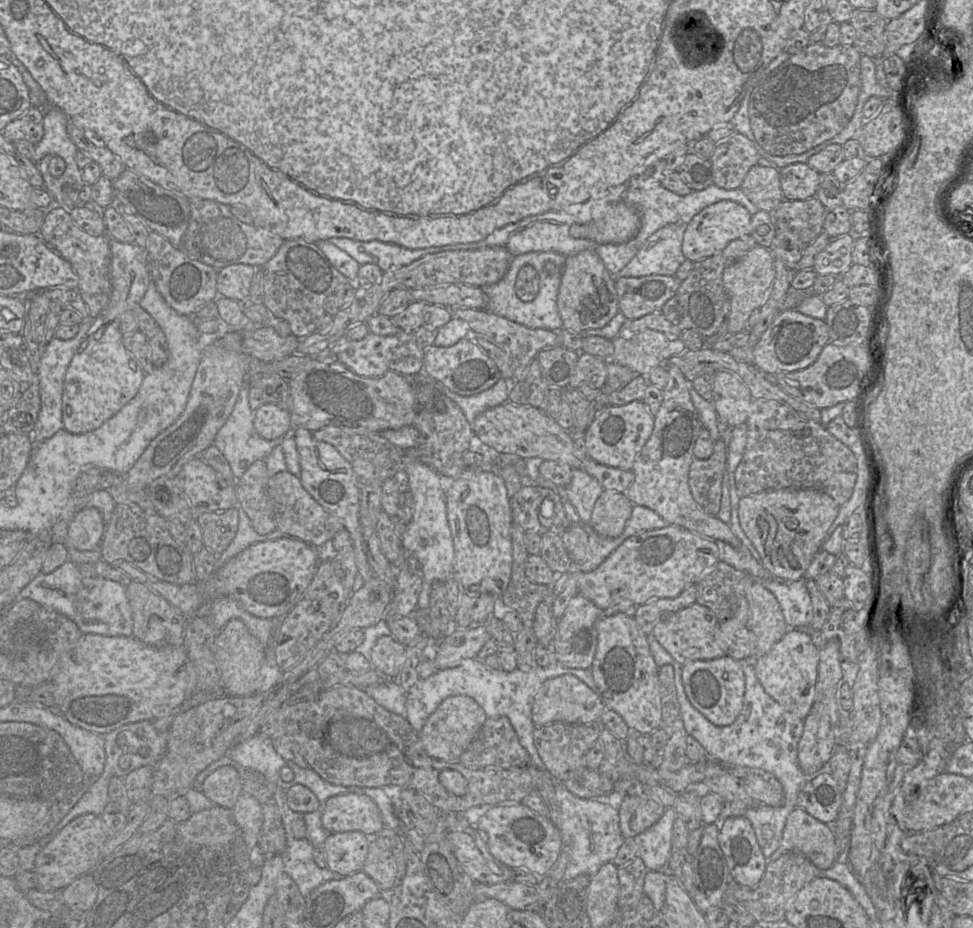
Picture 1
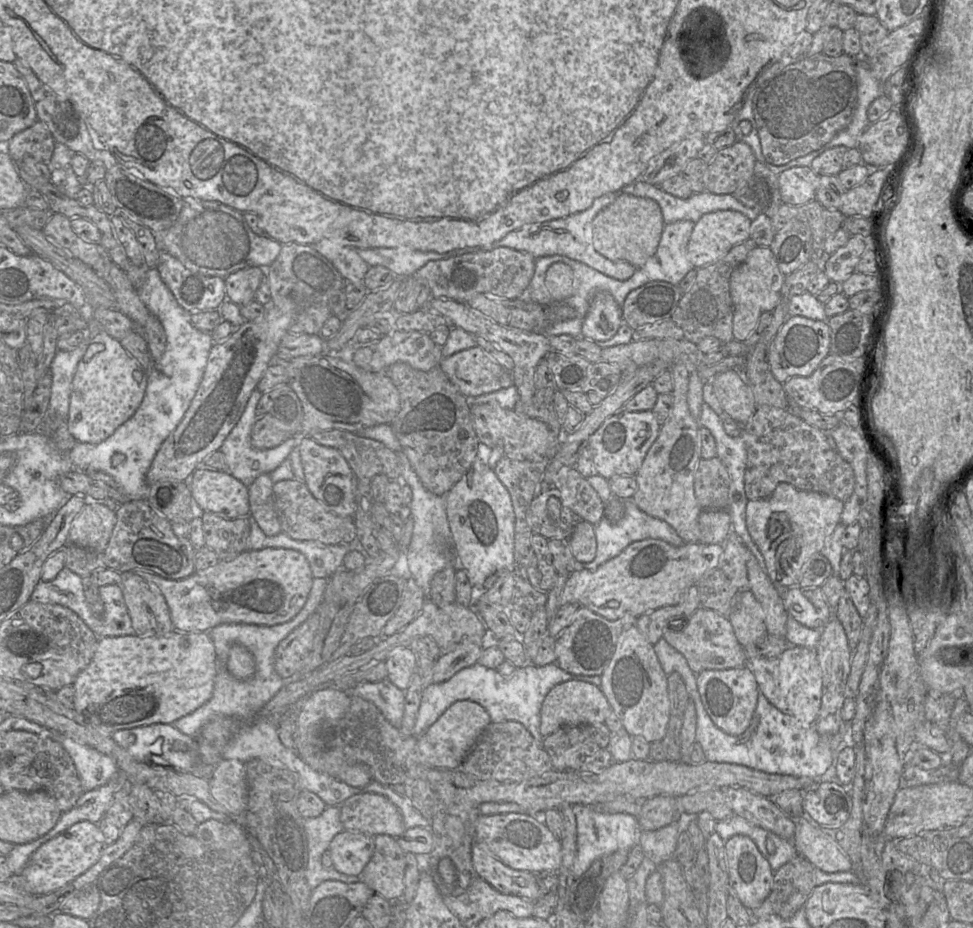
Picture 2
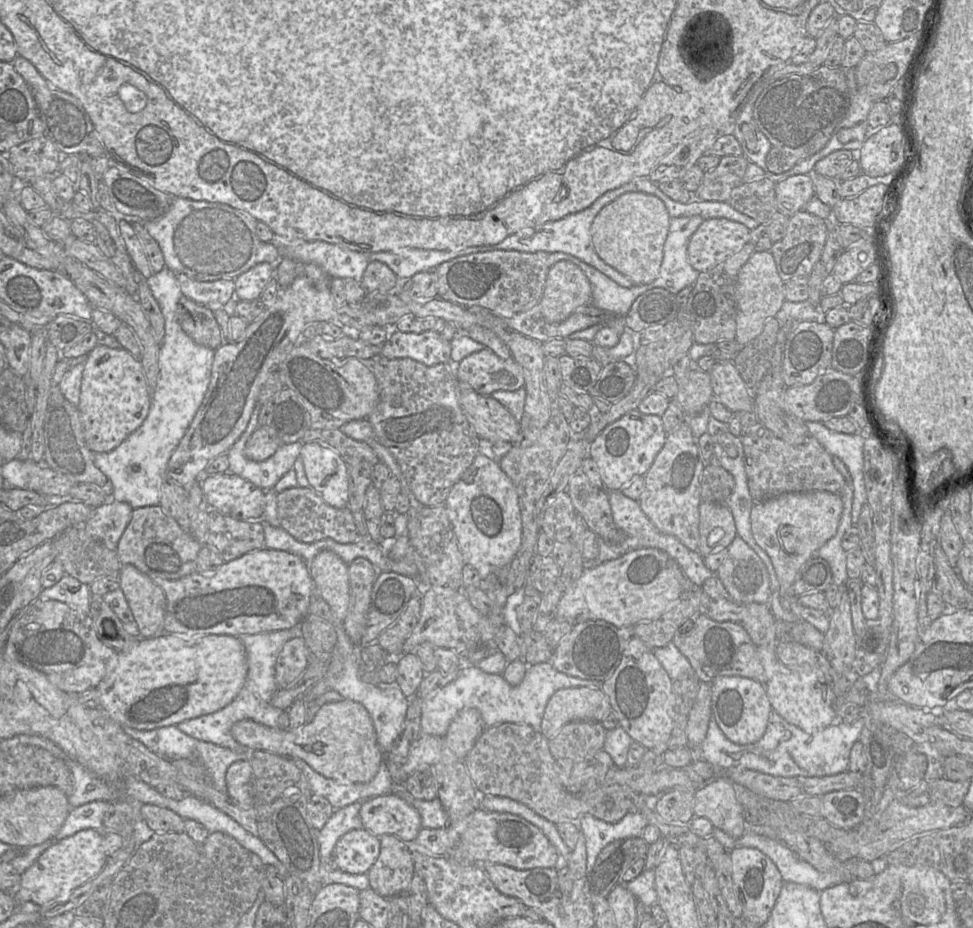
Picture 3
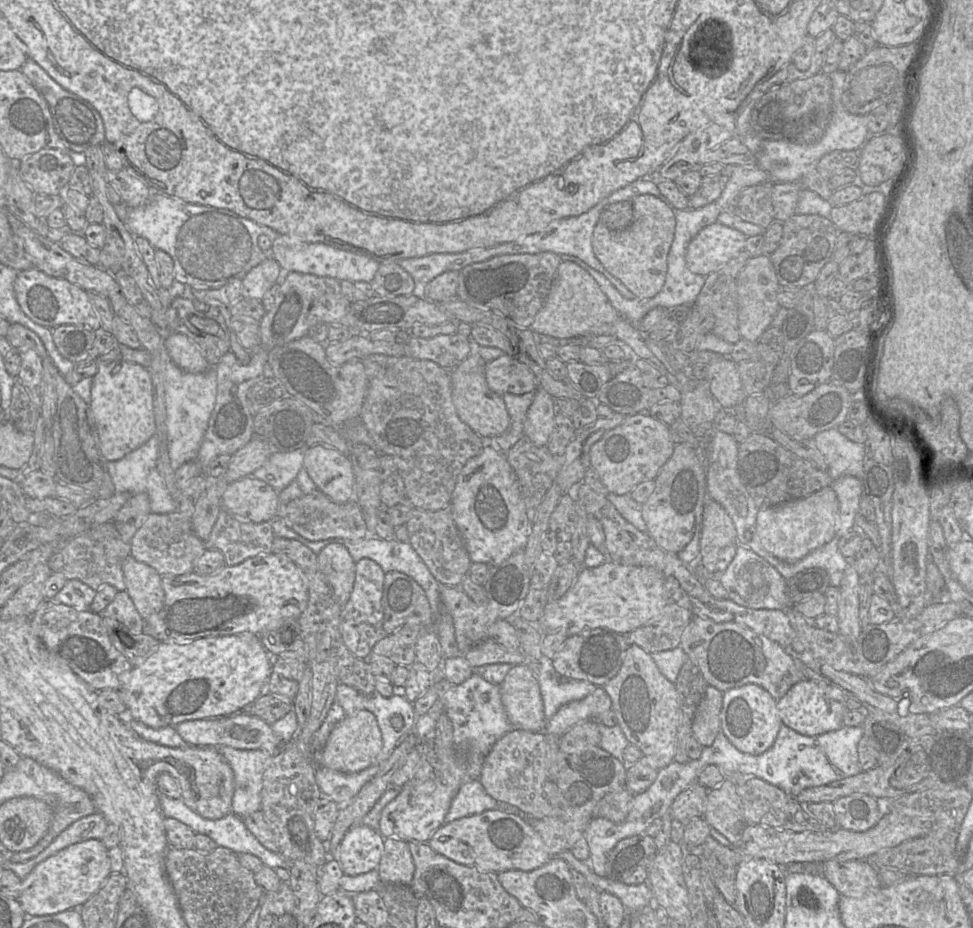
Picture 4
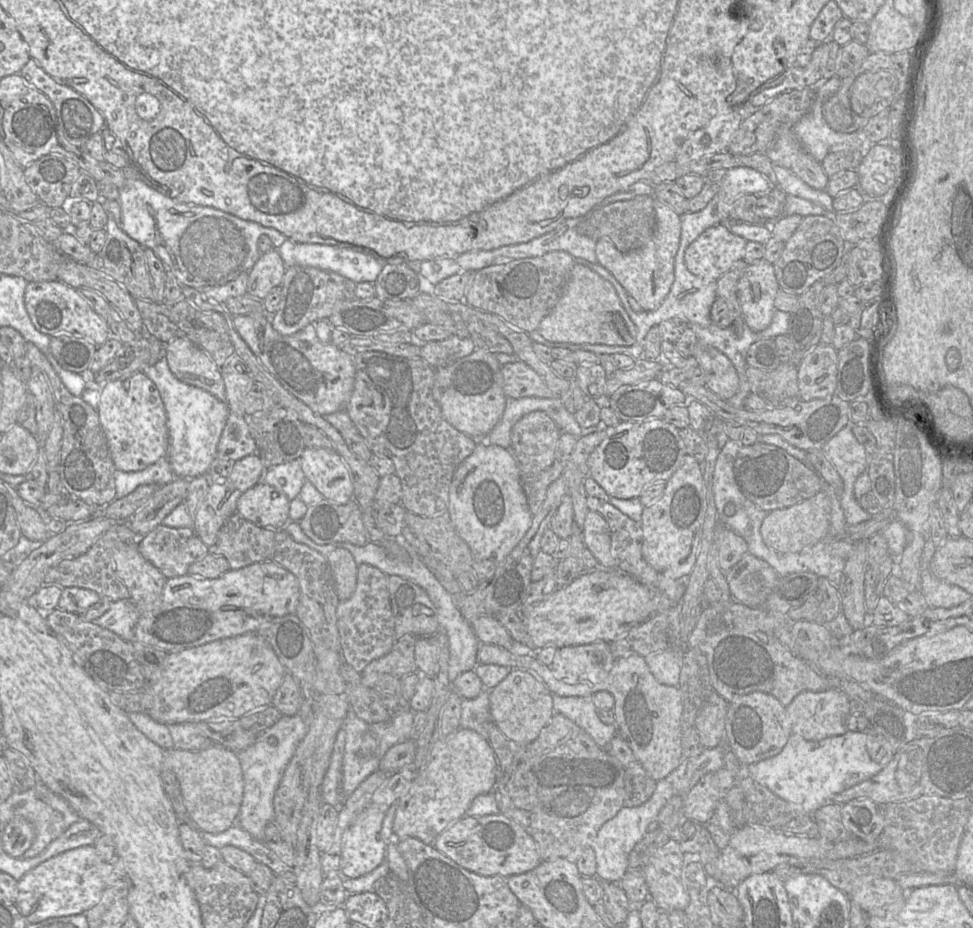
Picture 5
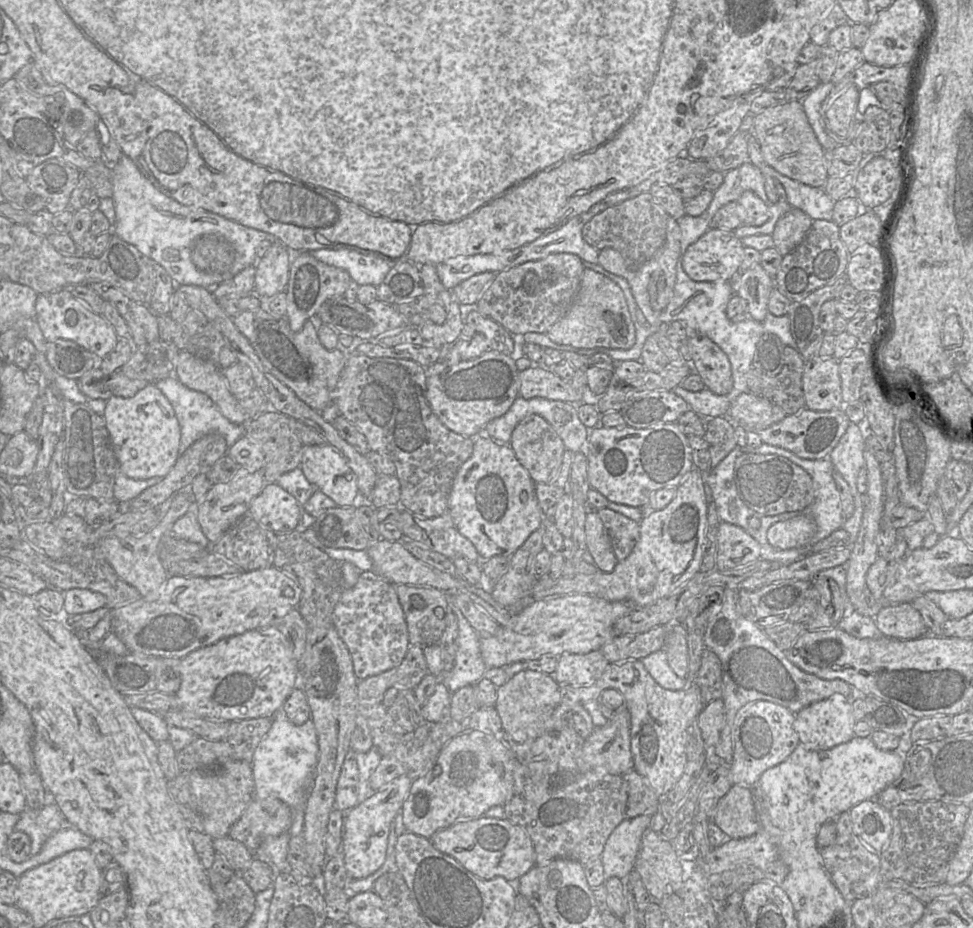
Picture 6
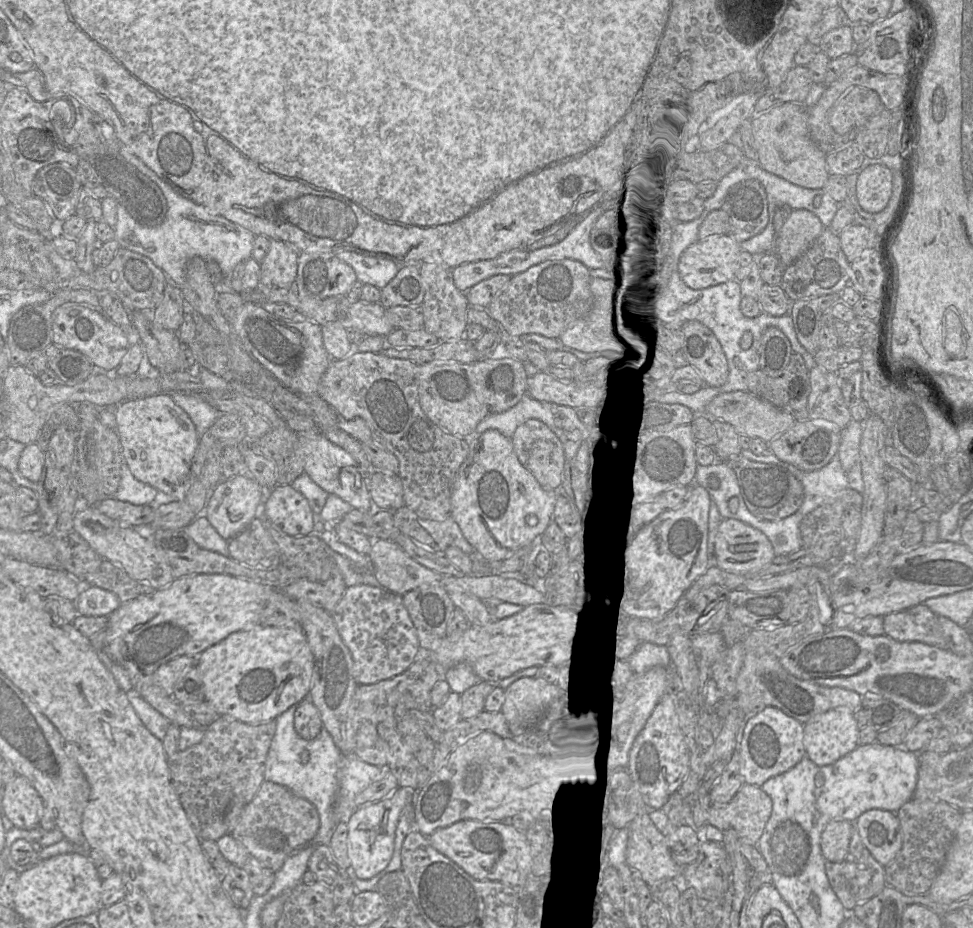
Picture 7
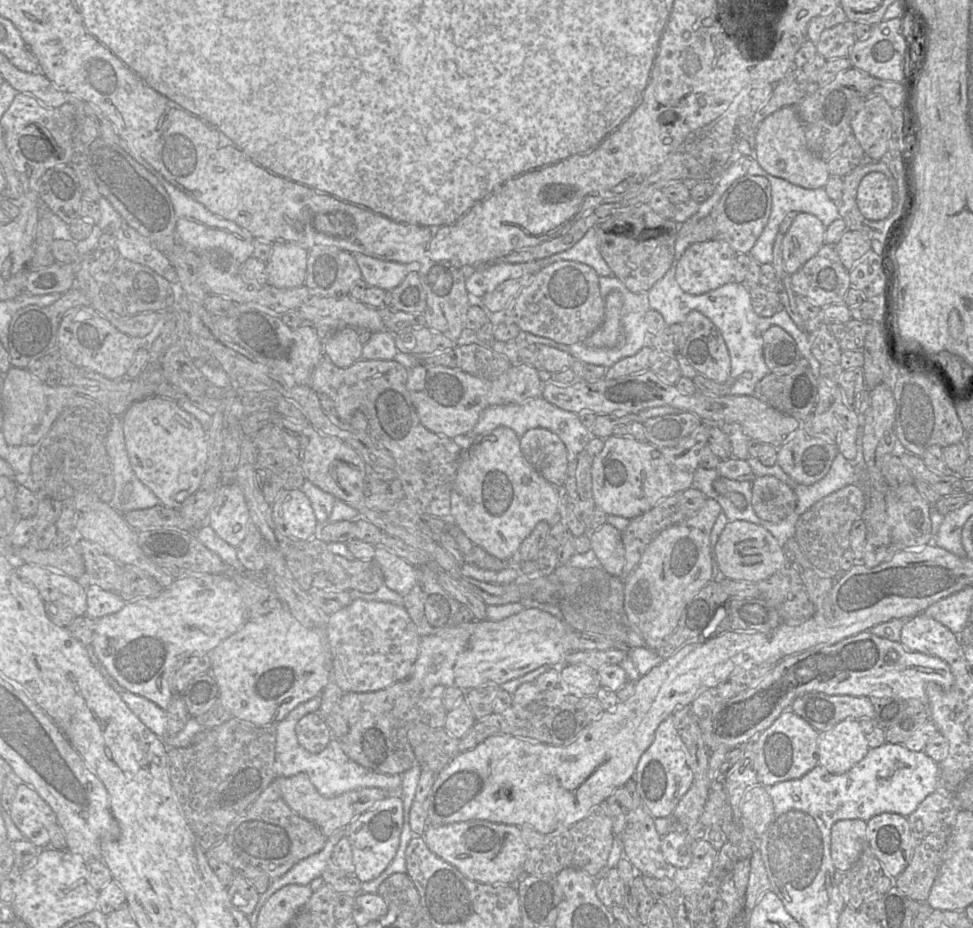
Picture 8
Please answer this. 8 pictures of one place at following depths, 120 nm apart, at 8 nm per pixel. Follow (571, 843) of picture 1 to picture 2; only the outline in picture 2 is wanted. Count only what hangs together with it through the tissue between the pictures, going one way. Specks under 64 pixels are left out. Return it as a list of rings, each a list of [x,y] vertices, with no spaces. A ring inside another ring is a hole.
[[[574,804],[571,806],[576,818],[576,856],[572,866],[572,874],[575,878],[582,875],[592,864],[594,860],[602,855],[611,854],[617,850],[629,850],[634,846],[637,846],[640,841],[640,837],[643,833],[637,818],[634,815],[628,813],[602,813],[597,812],[592,806],[583,804]]]

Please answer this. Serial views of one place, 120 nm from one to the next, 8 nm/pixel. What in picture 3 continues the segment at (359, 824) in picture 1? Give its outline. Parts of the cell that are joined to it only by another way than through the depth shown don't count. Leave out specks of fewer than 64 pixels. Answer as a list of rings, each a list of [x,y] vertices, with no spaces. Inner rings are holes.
[[[385,794],[365,800],[360,817],[363,829],[373,835],[394,835],[405,843],[413,843],[422,829],[416,808],[396,794]]]

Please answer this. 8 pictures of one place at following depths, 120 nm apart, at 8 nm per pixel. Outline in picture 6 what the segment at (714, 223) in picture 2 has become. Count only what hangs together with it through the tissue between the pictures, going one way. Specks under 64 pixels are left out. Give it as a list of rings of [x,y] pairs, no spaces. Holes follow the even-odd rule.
[[[710,228],[688,246],[683,256],[685,273],[696,282],[736,280],[744,245],[734,231]]]

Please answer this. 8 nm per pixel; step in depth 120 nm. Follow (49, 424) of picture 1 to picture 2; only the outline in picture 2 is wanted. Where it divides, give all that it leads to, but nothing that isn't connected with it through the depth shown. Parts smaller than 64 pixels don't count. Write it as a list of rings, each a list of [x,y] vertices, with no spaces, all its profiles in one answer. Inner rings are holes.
[[[85,339],[72,351],[58,350],[50,367],[52,387],[46,415],[57,415],[67,421],[72,381],[91,339]]]

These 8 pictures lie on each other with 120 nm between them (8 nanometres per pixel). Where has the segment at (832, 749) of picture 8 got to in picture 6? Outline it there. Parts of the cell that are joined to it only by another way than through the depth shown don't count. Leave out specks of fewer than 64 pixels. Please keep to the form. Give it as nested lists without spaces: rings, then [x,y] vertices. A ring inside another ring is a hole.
[[[840,694],[814,702],[795,714],[793,727],[809,750],[827,750],[854,736],[851,699]]]

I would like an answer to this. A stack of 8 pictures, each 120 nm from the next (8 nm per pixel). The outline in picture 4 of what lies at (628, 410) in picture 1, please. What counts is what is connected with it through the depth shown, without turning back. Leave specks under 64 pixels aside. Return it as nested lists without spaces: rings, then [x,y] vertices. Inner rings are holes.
[[[648,413],[626,416],[617,427],[607,431],[590,449],[590,466],[596,471],[608,492],[630,494],[641,482],[654,480],[671,457],[674,443],[666,424]]]

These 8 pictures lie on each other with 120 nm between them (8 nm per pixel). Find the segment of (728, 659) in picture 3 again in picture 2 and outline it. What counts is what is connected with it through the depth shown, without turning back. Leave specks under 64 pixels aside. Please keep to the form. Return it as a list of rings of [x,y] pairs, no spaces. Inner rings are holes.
[[[703,607],[697,609],[689,617],[682,630],[666,628],[662,638],[686,658],[689,667],[695,674],[706,670],[742,668],[748,662],[748,656],[737,640],[728,617]]]

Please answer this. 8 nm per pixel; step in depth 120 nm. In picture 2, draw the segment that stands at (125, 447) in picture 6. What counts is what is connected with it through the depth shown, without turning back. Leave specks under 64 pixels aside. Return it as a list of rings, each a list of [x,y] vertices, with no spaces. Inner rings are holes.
[[[101,329],[78,363],[70,394],[67,425],[77,442],[99,444],[109,438],[137,411],[147,387],[147,369],[133,358],[120,341]]]

